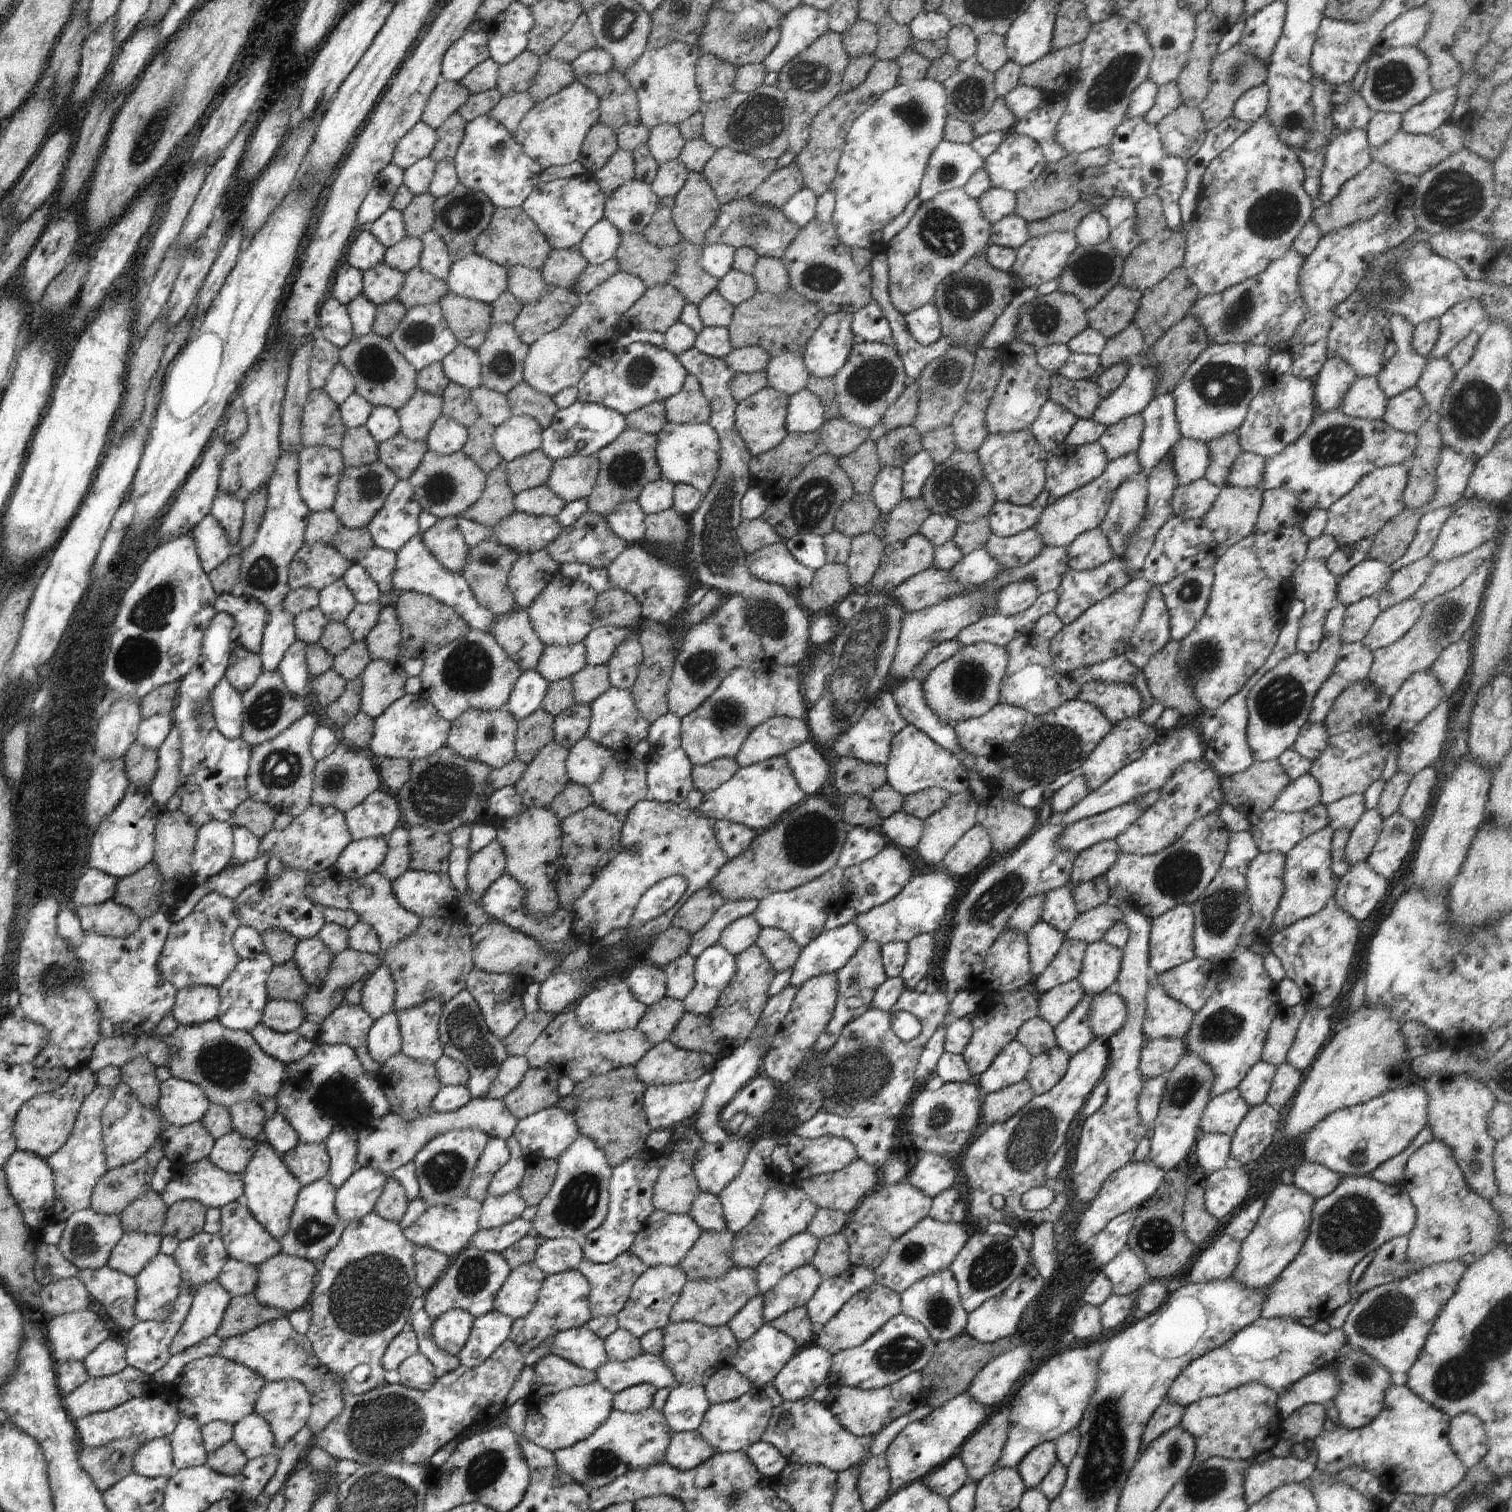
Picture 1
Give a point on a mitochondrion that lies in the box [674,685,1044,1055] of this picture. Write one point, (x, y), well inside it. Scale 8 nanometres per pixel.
(809, 841)

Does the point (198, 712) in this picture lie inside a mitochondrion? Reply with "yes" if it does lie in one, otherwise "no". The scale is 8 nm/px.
yes

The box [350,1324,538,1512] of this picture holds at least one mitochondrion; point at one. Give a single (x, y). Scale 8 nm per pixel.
(484, 1468)

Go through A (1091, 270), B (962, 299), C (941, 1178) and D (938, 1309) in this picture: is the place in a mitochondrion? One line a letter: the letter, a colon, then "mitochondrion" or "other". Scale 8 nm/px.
A: mitochondrion
B: mitochondrion
C: other
D: mitochondrion

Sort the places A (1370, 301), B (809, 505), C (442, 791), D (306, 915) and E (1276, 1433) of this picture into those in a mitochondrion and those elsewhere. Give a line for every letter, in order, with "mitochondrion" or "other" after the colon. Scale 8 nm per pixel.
A: mitochondrion
B: mitochondrion
C: mitochondrion
D: other
E: other

